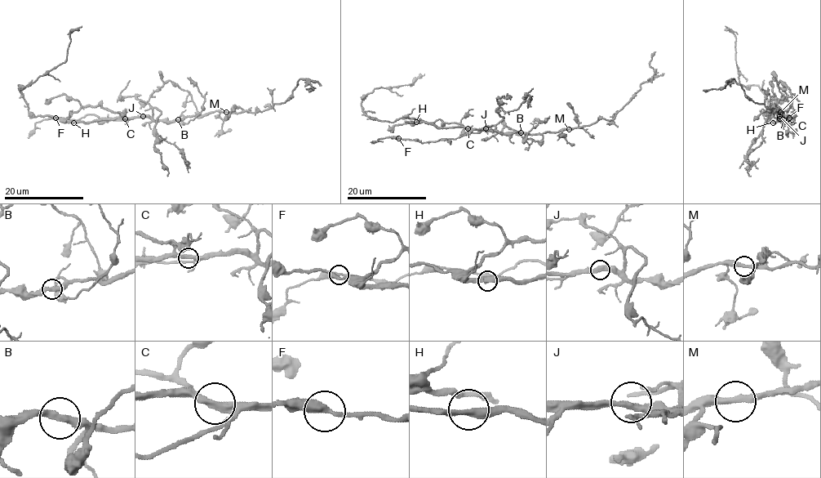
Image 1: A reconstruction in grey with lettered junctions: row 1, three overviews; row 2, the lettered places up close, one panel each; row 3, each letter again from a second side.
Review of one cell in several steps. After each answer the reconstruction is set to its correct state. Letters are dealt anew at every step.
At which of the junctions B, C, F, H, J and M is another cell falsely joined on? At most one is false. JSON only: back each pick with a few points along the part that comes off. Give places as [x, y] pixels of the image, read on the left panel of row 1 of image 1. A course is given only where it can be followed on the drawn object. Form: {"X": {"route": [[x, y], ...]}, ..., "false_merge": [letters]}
{"false_merge": []}

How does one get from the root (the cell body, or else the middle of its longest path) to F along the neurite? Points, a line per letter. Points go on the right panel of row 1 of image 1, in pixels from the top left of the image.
F: (780, 118), (791, 120), (792, 114), (793, 119), (789, 118)

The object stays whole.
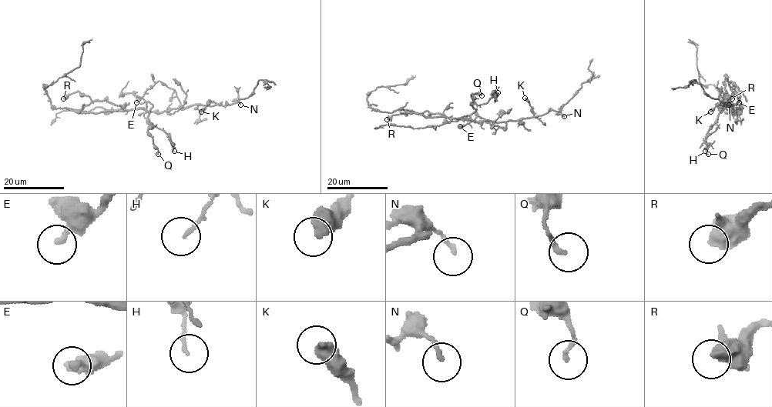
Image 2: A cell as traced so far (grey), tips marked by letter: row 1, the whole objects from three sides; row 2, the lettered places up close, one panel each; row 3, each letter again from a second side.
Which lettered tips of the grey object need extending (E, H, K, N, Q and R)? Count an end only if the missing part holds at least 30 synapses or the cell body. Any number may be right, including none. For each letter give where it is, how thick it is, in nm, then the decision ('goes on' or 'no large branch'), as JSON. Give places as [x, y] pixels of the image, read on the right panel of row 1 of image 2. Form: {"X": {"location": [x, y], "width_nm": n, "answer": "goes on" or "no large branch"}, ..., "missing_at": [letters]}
{"E": {"location": [739, 102], "width_nm": 240, "answer": "no large branch"}, "H": {"location": [705, 151], "width_nm": 110, "answer": "no large branch"}, "K": {"location": [710, 111], "width_nm": 480, "answer": "no large branch"}, "N": {"location": [729, 105], "width_nm": 140, "answer": "no large branch"}, "Q": {"location": [708, 154], "width_nm": 150, "answer": "no large branch"}, "R": {"location": [732, 98], "width_nm": 420, "answer": "no large branch"}, "missing_at": []}

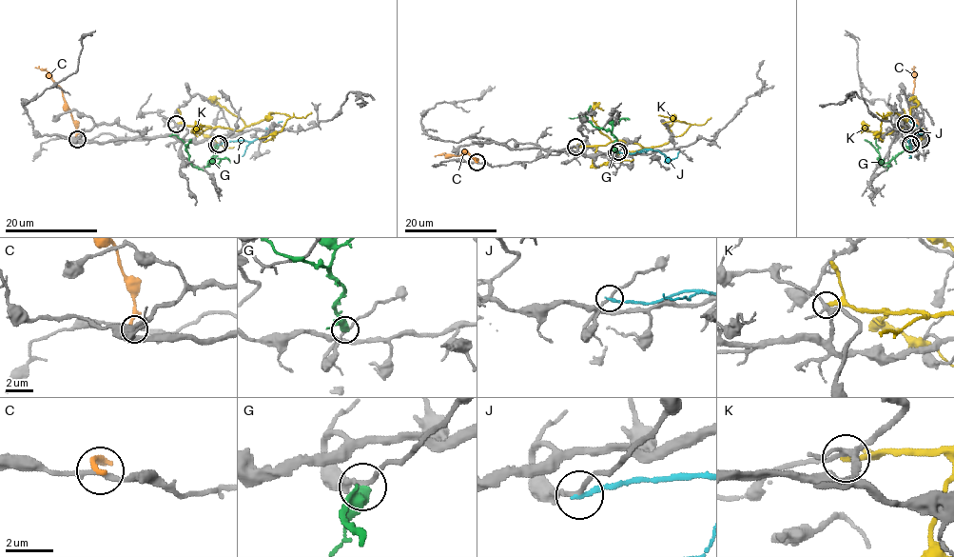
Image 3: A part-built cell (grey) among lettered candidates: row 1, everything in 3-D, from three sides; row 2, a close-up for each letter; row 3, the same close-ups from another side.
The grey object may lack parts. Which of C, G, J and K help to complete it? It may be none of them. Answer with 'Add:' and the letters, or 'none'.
Add: none

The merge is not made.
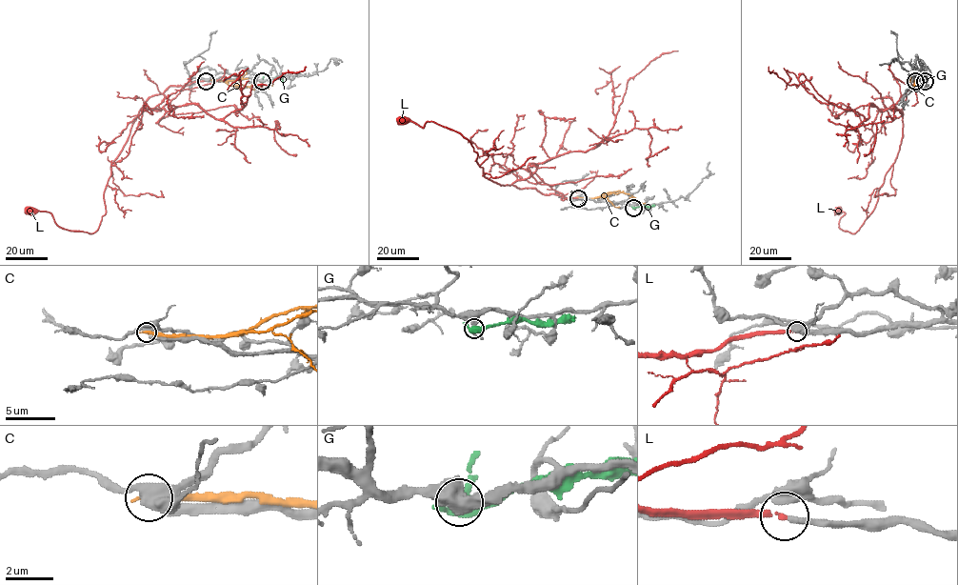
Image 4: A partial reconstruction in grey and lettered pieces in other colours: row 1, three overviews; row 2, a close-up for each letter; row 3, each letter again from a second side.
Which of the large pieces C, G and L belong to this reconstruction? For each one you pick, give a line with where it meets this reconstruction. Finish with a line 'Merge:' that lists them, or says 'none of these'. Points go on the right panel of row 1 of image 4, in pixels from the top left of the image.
L: meets grey at (915, 81)
Merge: L

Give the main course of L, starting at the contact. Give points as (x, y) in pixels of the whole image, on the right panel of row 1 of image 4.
L: (915, 80), (901, 109), (880, 110), (871, 104), (866, 119), (828, 102), (808, 81), (789, 85), (768, 67)

